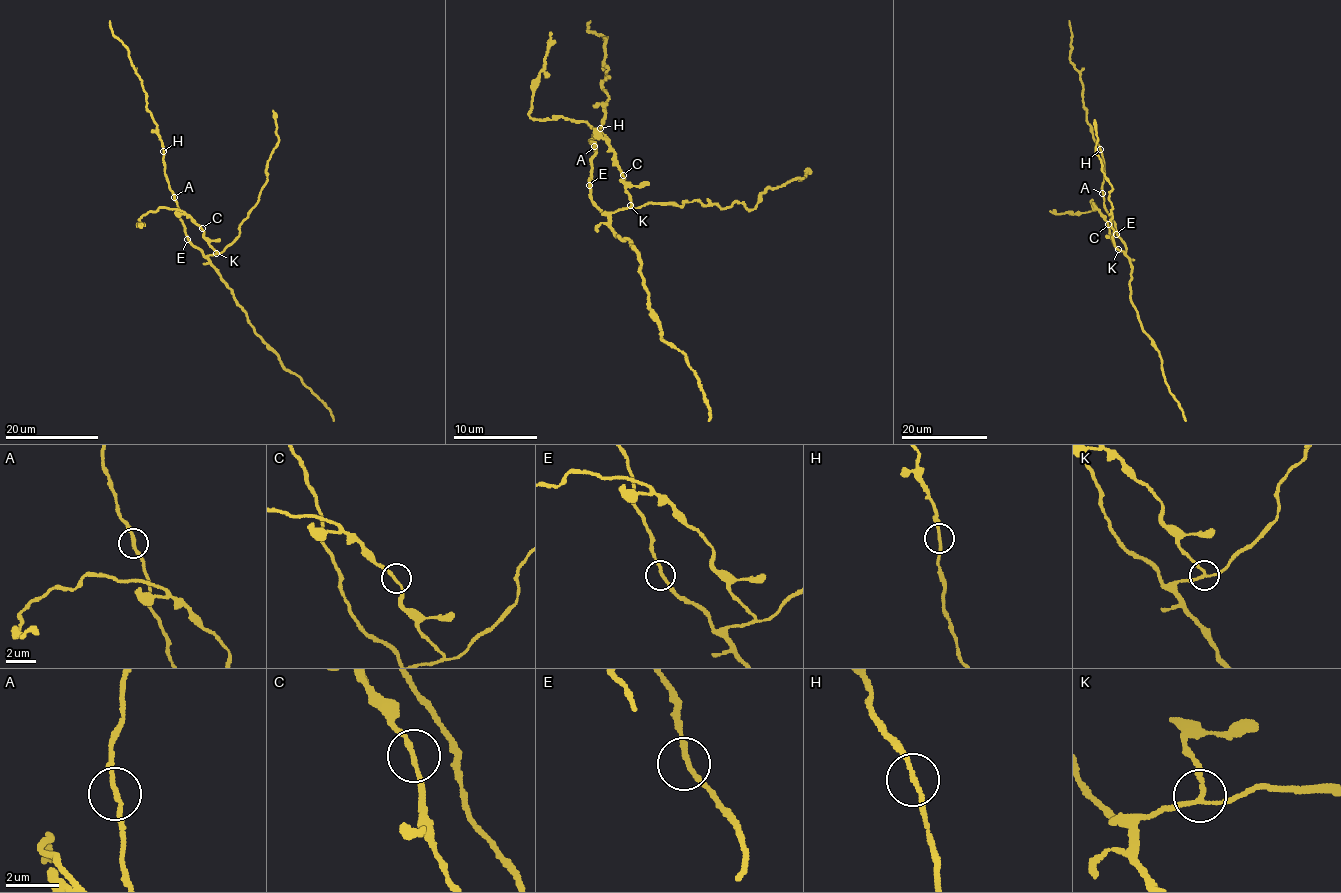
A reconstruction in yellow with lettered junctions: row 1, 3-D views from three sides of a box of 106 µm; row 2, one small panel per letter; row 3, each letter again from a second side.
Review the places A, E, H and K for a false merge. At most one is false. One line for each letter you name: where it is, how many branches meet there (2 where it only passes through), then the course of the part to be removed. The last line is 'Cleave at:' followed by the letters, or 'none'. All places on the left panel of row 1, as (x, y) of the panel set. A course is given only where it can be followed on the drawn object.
K: Place: (216, 253). Branches: 3. Course of the part to remove: (217, 253), (203, 229), (179, 210), (148, 211), (138, 225)
Cleave at: K

